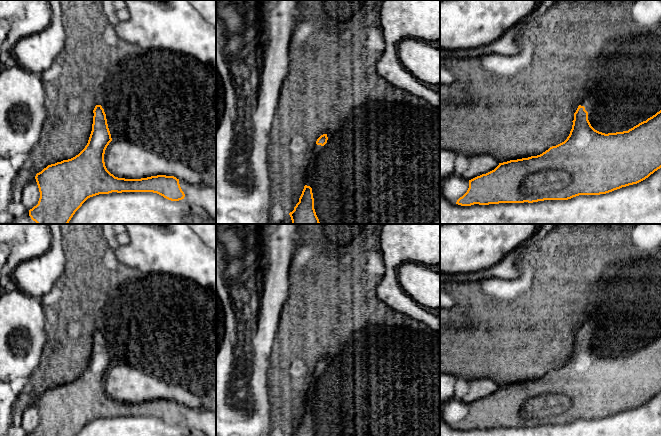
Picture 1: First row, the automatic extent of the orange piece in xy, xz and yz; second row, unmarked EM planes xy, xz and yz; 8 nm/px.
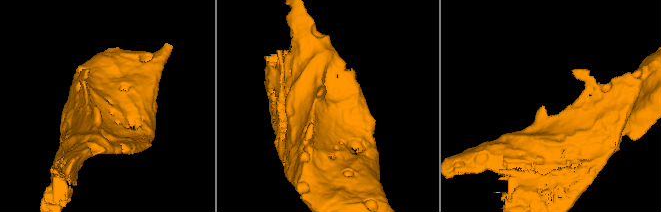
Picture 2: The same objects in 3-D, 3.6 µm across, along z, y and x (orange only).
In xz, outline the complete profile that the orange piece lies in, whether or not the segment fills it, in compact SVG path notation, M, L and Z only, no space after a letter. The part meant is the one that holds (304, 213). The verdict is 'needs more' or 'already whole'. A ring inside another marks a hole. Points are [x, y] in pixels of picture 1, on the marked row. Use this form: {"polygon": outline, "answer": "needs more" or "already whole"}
{"polygon": "M304 186L299 202L289 215L292 220L291 224L320 224L314 209L314 198L310 186Z", "answer": "already whole"}

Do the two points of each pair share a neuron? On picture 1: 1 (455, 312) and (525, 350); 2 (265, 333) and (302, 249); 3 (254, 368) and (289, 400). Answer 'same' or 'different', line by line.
1: same
2: different
3: different

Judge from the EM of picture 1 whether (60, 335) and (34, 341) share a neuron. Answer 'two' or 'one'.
two

